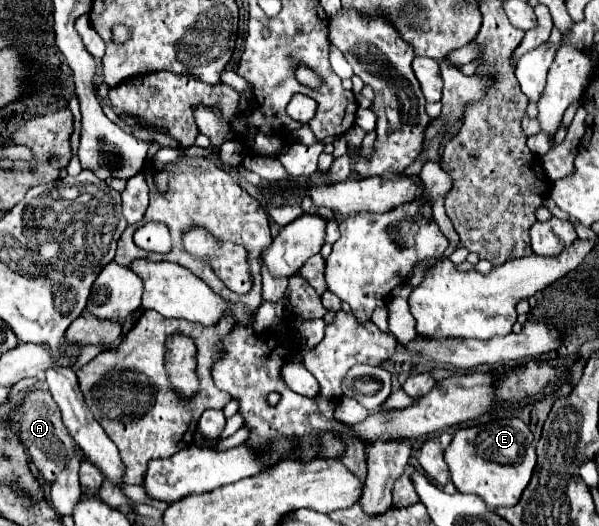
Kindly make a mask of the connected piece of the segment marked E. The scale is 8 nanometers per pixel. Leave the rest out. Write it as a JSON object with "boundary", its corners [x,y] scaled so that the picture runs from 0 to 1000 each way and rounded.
{"boundary":[[[820,795],[796,810],[766,814],[743,856],[753,913],[773,939],[800,939],[816,966],[860,962],[880,928],[893,890],[893,844],[883,810],[870,795]]]}

